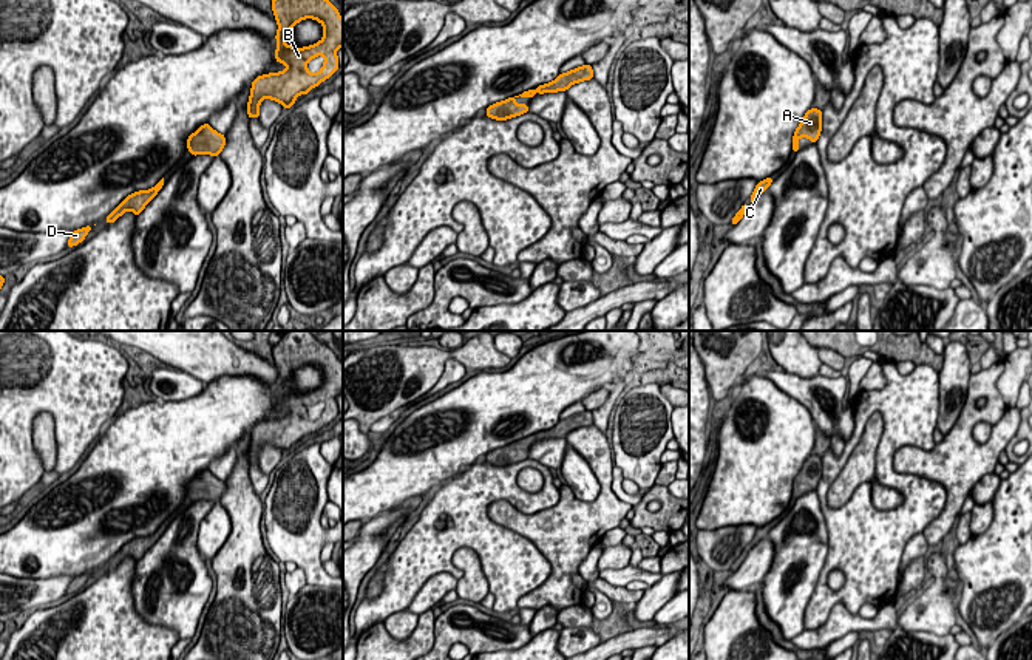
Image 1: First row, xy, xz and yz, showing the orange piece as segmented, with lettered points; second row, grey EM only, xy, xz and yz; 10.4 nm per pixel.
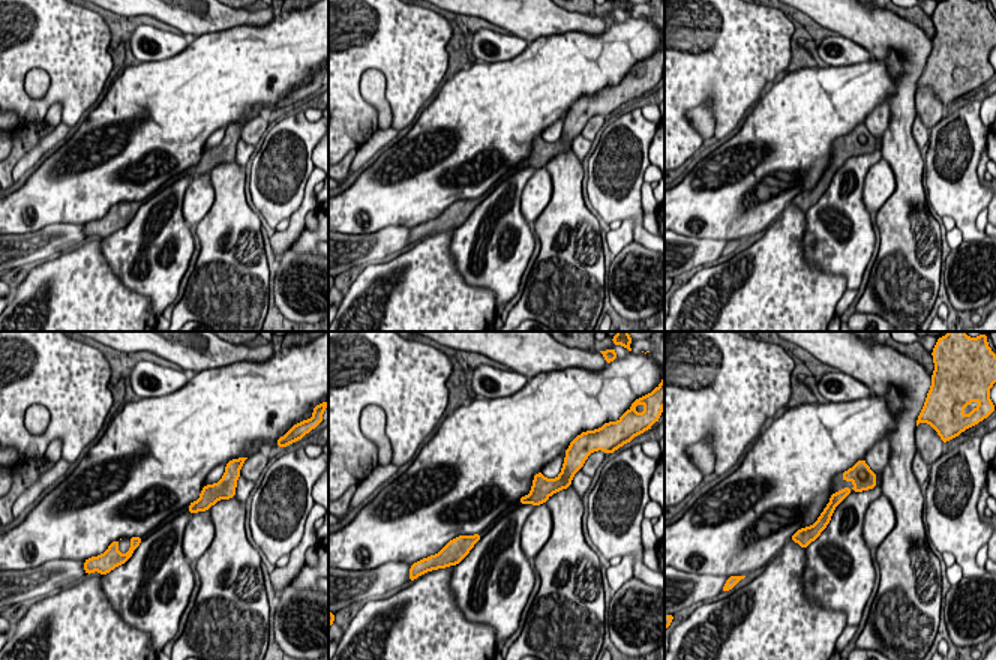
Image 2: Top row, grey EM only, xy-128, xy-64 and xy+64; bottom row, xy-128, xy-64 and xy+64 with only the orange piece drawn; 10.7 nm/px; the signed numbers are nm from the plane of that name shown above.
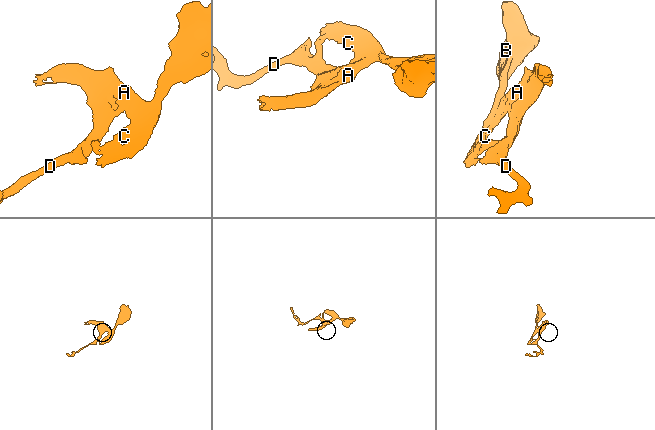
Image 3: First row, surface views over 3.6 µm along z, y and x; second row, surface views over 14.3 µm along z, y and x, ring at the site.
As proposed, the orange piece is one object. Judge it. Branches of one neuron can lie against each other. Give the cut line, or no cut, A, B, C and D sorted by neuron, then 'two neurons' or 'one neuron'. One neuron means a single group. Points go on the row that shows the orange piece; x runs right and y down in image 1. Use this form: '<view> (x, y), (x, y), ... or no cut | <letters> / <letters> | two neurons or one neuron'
no cut | A B C D | one neuron

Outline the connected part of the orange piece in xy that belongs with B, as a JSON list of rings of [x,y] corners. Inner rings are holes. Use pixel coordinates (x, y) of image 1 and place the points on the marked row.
[[[272,0],[272,9],[278,23],[275,60],[287,68],[258,76],[252,82],[249,119],[260,117],[263,99],[277,100],[289,110],[300,94],[309,94],[340,66],[337,49],[343,46],[343,17],[329,0]],[[304,19],[314,19],[323,25],[323,39],[304,48],[286,45],[287,32]],[[317,56],[323,56],[324,63],[318,73],[311,74],[307,62]]]

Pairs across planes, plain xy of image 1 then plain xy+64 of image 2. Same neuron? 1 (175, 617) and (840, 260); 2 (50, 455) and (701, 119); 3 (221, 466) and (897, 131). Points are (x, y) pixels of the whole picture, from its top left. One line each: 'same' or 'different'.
1: same
2: same
3: different

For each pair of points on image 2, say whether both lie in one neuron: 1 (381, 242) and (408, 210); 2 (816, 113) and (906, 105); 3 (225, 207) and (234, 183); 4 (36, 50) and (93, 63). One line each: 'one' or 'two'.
1: two
2: two
3: one
4: one

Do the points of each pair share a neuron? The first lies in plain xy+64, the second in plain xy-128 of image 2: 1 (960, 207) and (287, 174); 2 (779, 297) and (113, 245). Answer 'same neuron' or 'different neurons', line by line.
1: same neuron
2: different neurons

